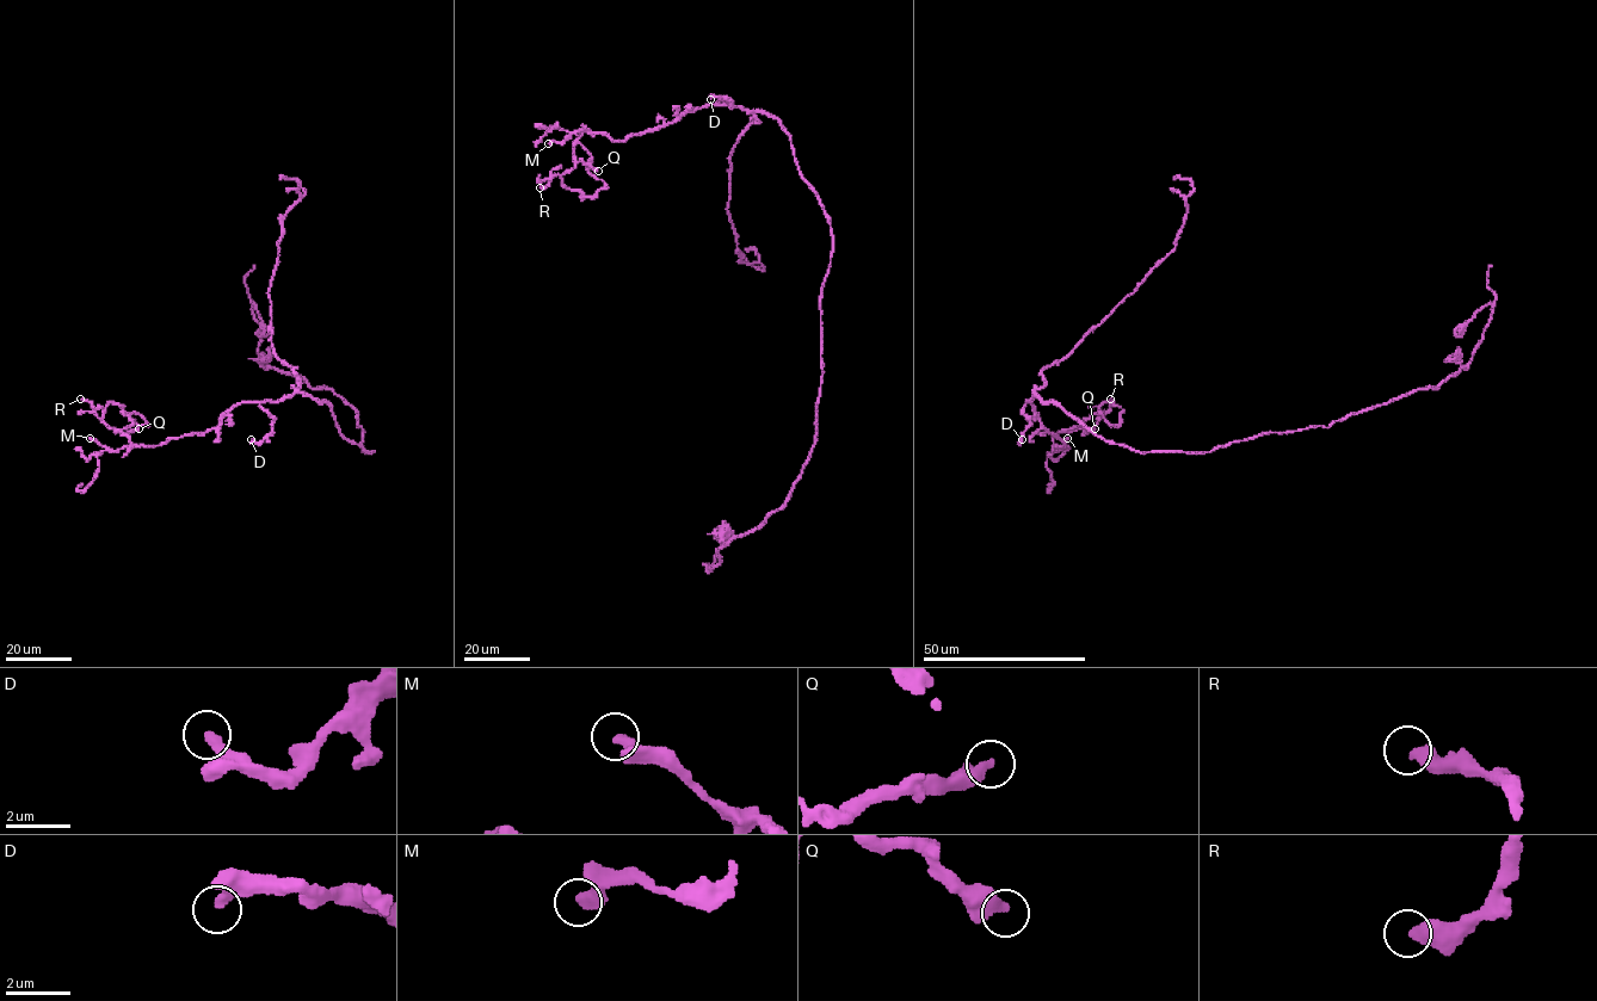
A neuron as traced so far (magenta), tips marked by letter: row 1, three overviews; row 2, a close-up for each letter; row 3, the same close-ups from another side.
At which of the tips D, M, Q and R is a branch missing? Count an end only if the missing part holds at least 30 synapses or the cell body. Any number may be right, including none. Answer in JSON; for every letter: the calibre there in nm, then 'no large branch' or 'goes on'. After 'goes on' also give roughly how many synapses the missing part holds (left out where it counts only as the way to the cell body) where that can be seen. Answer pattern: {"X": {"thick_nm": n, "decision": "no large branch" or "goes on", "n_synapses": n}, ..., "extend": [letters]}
{"D": {"thick_nm": 300, "decision": "no large branch"}, "M": {"thick_nm": 400, "decision": "no large branch"}, "Q": {"thick_nm": 480, "decision": "no large branch"}, "R": {"thick_nm": 480, "decision": "no large branch"}, "extend": []}

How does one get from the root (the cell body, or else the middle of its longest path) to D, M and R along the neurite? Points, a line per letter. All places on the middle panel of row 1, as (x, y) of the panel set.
D: (832, 238), (782, 125), (710, 99)
M: (832, 238), (791, 138), (760, 112), (704, 105), (622, 141), (578, 130), (548, 143)
R: (832, 238), (782, 125), (735, 105), (689, 109), (622, 141), (586, 130), (574, 146), (574, 166), (540, 187)

